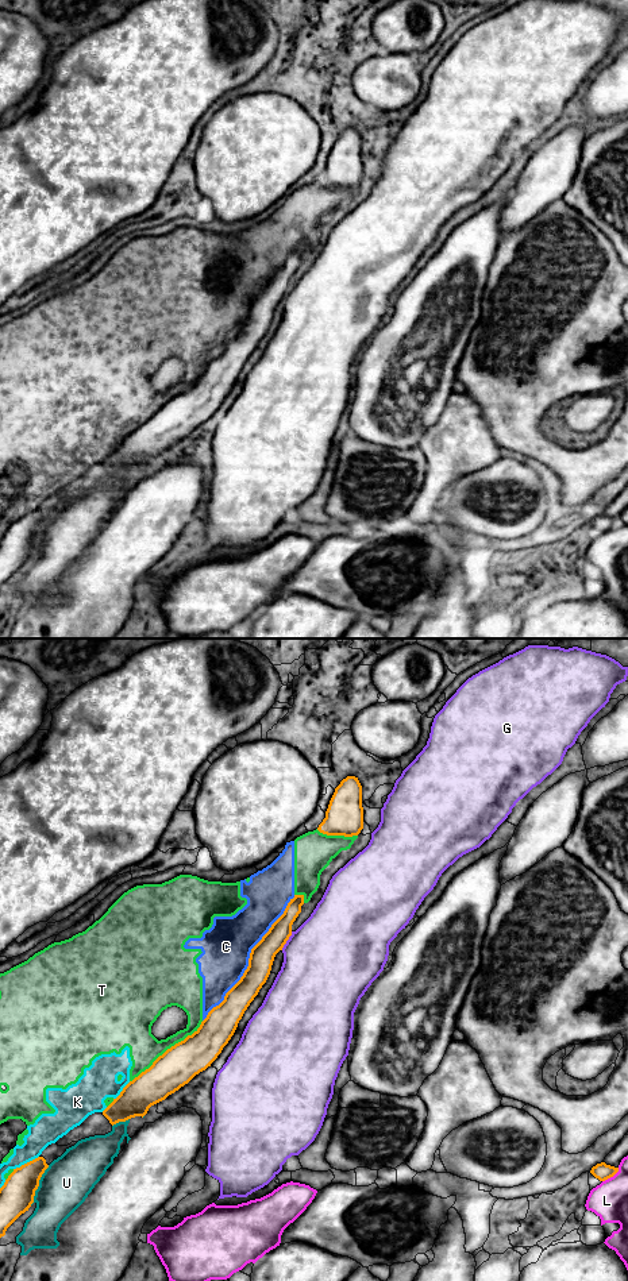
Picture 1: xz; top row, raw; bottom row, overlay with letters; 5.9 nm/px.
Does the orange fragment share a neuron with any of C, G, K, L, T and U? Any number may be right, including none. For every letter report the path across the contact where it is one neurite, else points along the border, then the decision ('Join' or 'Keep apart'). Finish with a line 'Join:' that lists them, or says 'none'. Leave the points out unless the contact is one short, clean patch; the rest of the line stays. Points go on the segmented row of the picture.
C: Keep apart
G: Keep apart
K: Keep apart
L: Keep apart
T: Keep apart
U: Keep apart
Join: none

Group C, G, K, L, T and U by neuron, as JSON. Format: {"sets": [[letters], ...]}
{"sets": [["C", "K", "T"], ["G"], ["L"], ["U"]]}

